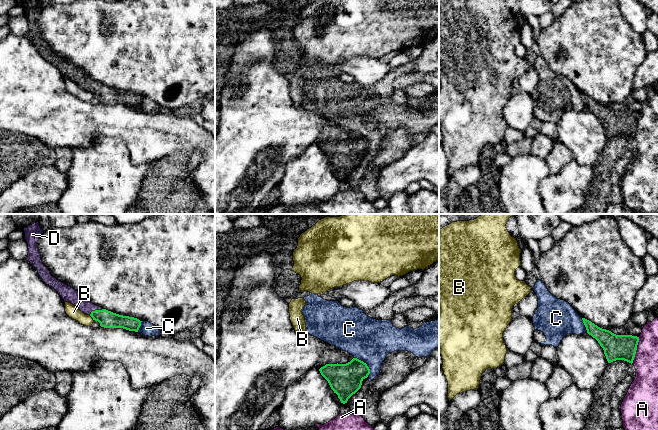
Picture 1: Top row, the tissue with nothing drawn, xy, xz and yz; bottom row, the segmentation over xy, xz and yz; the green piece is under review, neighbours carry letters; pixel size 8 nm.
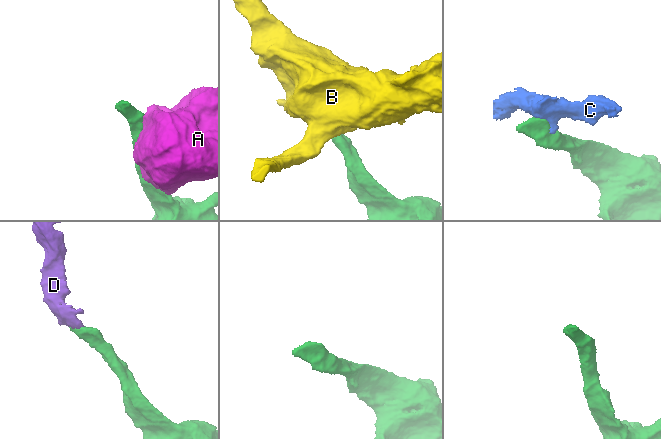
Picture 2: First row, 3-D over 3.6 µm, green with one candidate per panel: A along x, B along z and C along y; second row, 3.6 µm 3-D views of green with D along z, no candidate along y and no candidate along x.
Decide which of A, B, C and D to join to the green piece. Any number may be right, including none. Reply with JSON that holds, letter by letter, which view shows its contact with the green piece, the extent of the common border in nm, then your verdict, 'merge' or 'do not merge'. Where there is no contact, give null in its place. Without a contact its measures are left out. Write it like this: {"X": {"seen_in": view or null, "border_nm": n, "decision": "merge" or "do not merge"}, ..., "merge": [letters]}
{"A": {"seen_in": "yz", "border_nm": 220, "decision": "do not merge"}, "B": {"seen_in": "xy", "border_nm": 60, "decision": "do not merge"}, "C": {"seen_in": "xz", "border_nm": 200, "decision": "do not merge"}, "D": {"seen_in": "xy", "border_nm": 120, "decision": "merge"}, "merge": ["D"]}

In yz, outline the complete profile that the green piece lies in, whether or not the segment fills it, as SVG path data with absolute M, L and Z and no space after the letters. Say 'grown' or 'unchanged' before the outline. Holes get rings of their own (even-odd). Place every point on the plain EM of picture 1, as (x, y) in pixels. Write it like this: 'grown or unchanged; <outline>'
unchanged; M582 94L587 109L595 114L604 126L608 139L624 136L633 139L639 113L632 111L616 111L609 106L602 105L591 97Z

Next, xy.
grown; M32 0L23 5L25 8L25 16L28 19L29 37L37 46L43 57L54 64L62 73L64 78L69 78L86 91L90 91L93 96L98 97L104 104L123 104L129 107L138 108L141 98L139 95L129 92L123 92L93 80L86 75L81 69L70 62L60 58L50 50L50 47L44 42L41 31L37 24L37 18L43 6L39 0Z

